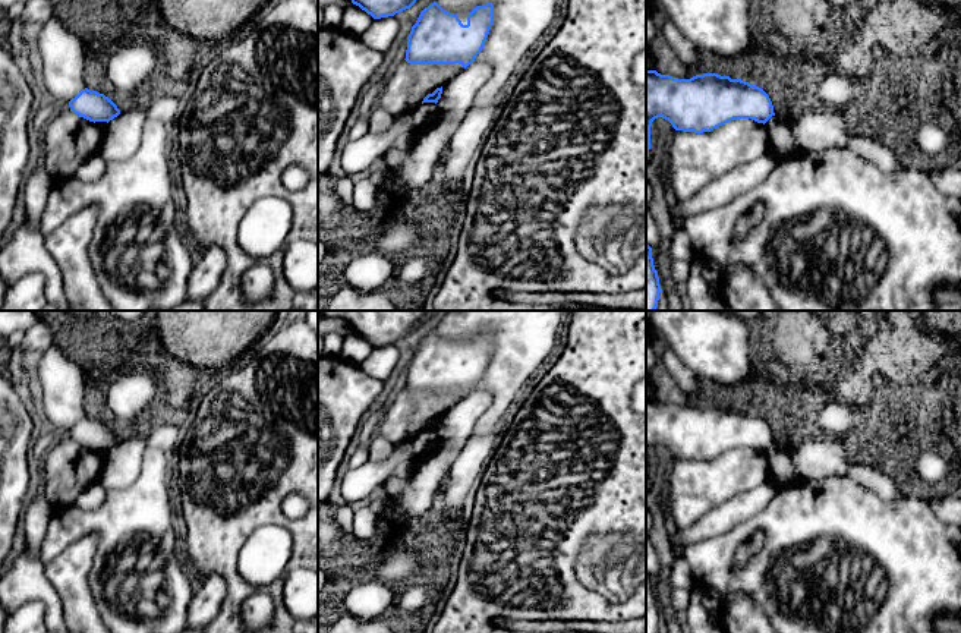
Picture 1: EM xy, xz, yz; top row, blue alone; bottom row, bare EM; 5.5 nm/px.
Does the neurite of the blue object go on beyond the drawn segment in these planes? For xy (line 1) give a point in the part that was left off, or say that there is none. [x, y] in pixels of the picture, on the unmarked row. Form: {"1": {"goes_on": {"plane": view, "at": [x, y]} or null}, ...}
{"1": {"goes_on": null}}

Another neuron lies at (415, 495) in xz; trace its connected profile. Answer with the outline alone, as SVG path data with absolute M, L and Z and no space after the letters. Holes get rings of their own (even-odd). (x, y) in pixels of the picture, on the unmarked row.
M483 391L461 397L442 415L435 451L407 475L393 476L385 482L394 510L403 522L419 523L435 513L451 464L473 435L488 406L489 397Z

